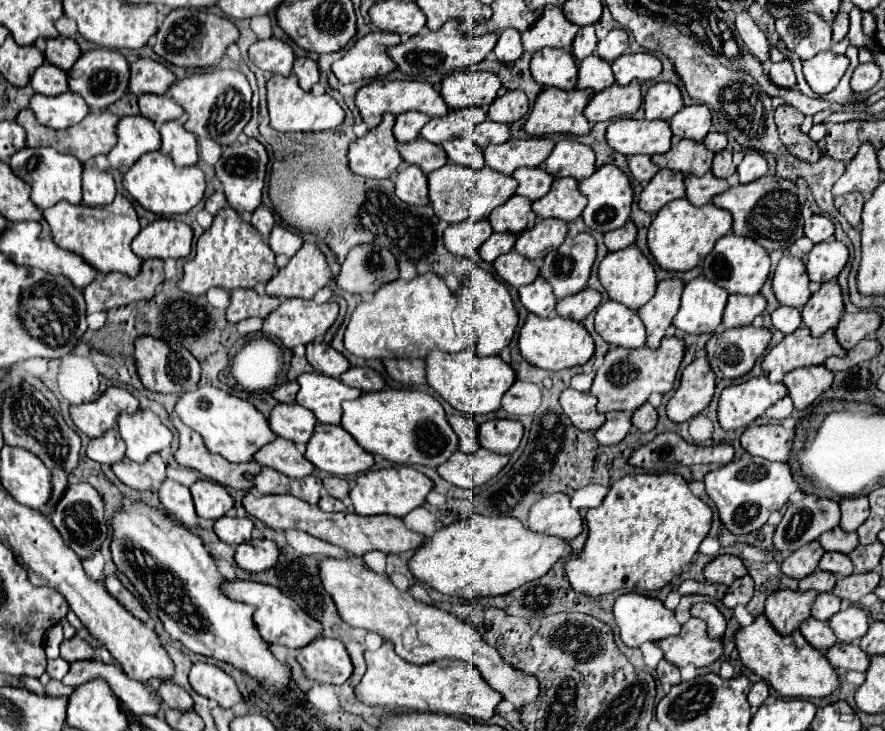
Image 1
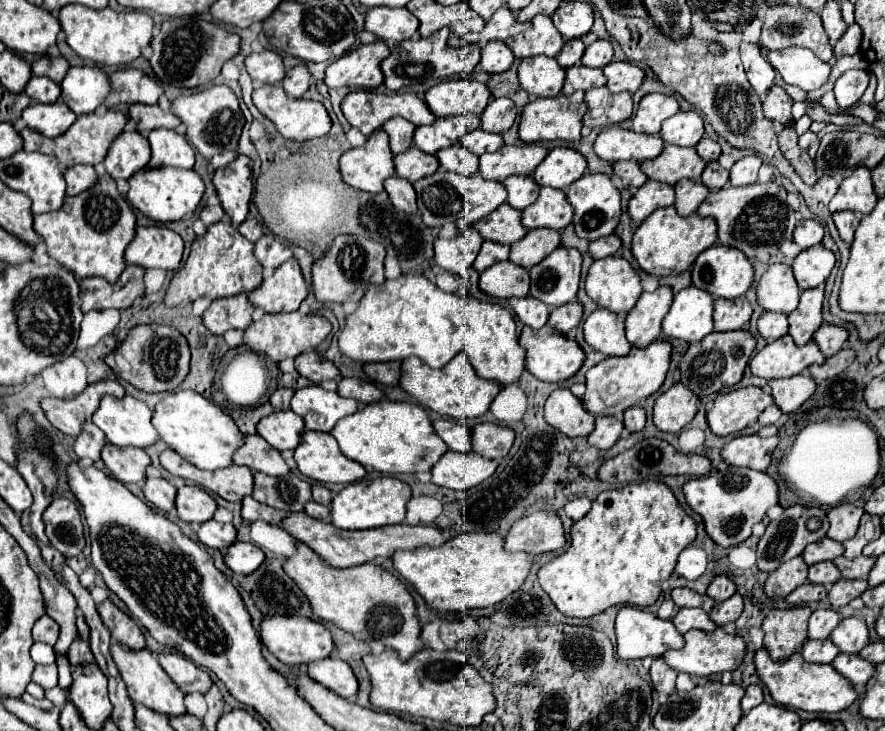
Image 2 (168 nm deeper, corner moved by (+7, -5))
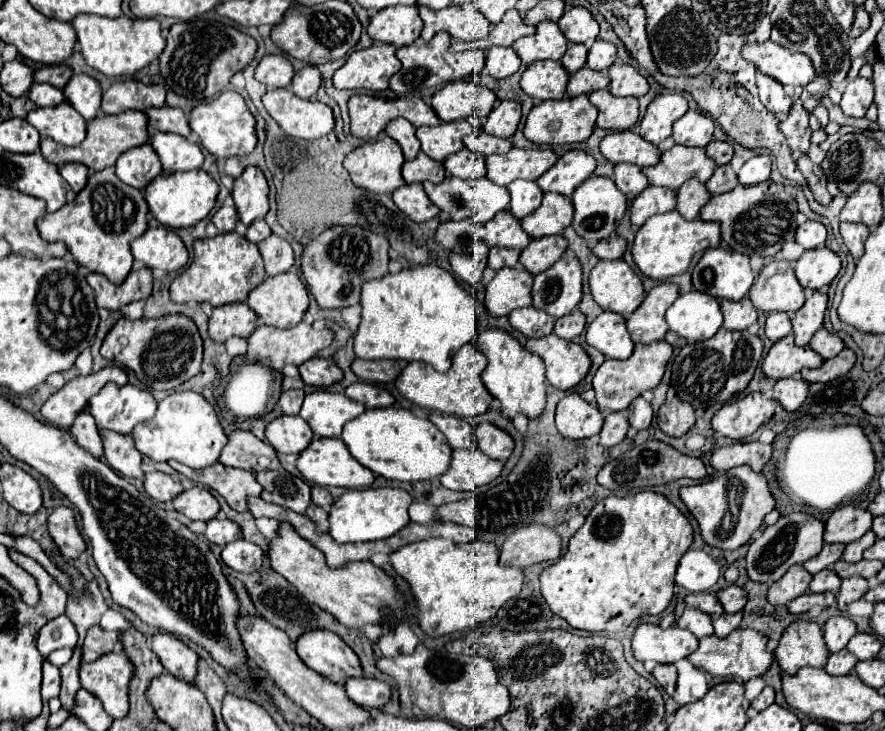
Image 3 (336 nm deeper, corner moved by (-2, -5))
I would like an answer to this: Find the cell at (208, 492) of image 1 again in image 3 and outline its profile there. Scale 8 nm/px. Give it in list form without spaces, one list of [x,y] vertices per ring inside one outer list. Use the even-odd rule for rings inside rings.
[[[192,487],[190,491],[182,491],[172,501],[174,509],[192,521],[210,521],[220,511],[216,497],[204,487]]]

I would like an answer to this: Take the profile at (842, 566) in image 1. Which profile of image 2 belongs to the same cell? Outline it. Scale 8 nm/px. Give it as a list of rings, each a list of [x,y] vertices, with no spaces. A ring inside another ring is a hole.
[[[821,561],[821,563],[815,563],[809,567],[809,581],[811,583],[831,587],[839,579],[841,579],[841,575],[839,575],[839,569],[835,567],[833,561]]]

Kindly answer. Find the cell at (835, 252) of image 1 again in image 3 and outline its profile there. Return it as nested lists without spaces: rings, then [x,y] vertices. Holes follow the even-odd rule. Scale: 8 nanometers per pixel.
[[[816,247],[802,253],[794,265],[794,271],[804,289],[816,291],[830,285],[830,281],[838,275],[840,257],[828,247]]]

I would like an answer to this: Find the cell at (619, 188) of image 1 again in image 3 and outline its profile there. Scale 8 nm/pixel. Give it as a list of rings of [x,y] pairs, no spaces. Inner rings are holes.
[[[592,175],[588,181],[584,181],[572,193],[572,203],[574,203],[574,221],[572,221],[572,227],[588,243],[596,243],[600,239],[610,237],[614,233],[614,229],[618,227],[620,219],[626,213],[626,197],[616,189],[616,185],[612,183],[612,179],[598,177],[598,175]]]

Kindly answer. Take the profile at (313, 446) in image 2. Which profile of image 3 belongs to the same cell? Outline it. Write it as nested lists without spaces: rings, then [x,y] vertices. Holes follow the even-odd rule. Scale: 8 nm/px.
[[[322,437],[312,439],[312,443],[298,455],[296,467],[308,483],[322,485],[322,487],[332,485],[332,487],[346,487],[346,489],[362,489],[362,487],[370,487],[374,481],[372,471],[368,471],[366,467],[360,467],[360,463],[352,459],[342,439],[322,439]]]

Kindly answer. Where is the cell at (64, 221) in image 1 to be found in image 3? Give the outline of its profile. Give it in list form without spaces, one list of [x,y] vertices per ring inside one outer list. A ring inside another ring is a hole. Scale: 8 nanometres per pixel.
[[[106,167],[98,173],[90,173],[86,187],[64,209],[44,213],[38,219],[38,231],[42,239],[66,243],[78,265],[106,275],[112,283],[122,283],[132,269],[130,241],[146,231],[146,215],[148,205],[144,193],[122,183],[116,177],[114,167]]]

